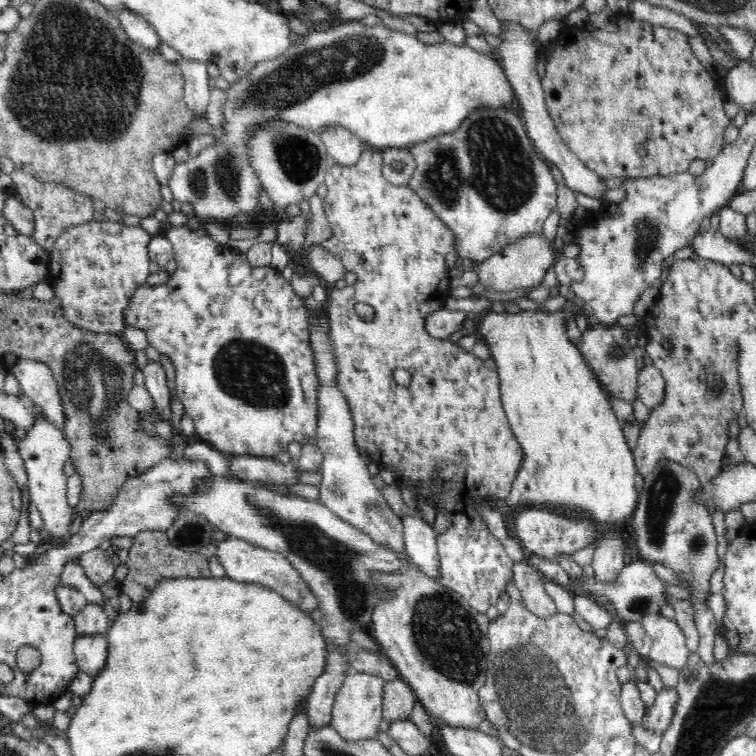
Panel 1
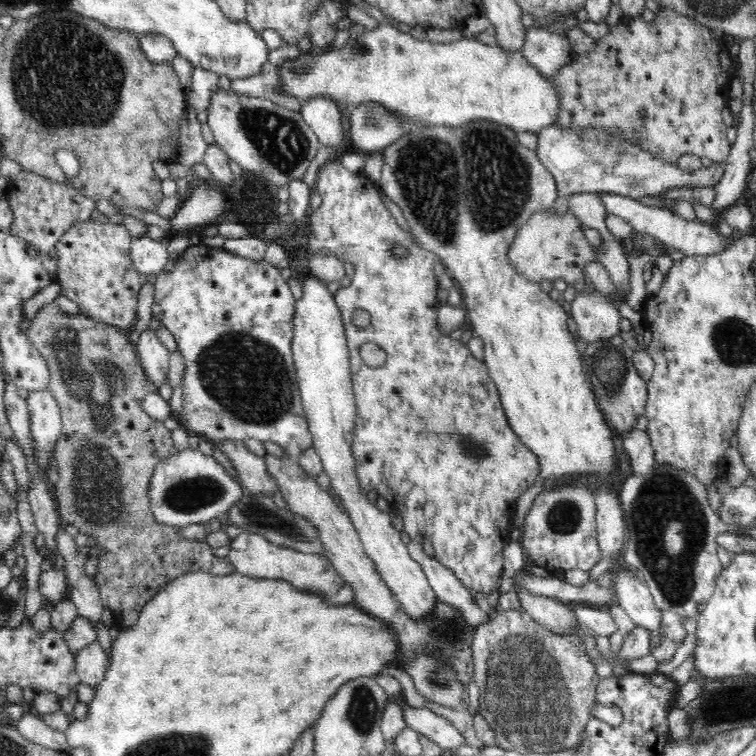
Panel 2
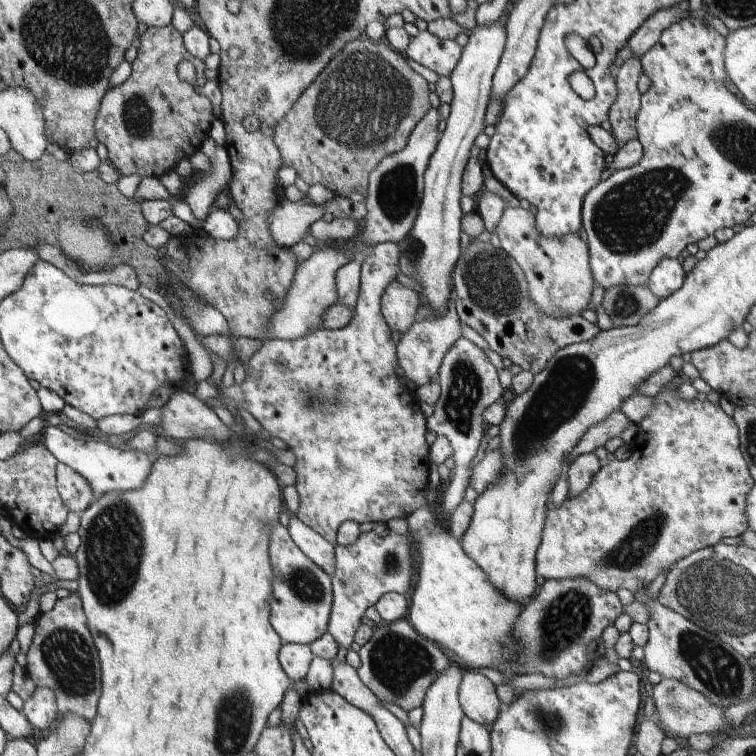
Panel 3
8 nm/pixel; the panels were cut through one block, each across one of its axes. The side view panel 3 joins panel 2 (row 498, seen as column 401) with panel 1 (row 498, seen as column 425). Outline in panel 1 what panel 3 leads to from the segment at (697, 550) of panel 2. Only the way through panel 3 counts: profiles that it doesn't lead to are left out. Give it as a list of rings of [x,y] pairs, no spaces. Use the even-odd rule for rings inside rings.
[[[674,456],[662,458],[656,464],[654,472],[644,478],[644,492],[640,494],[640,504],[630,524],[634,530],[632,544],[634,548],[640,550],[640,560],[644,562],[648,560],[672,568],[682,580],[688,580],[692,584],[694,594],[698,598],[696,602],[692,602],[696,608],[694,620],[700,634],[700,646],[696,654],[708,666],[712,666],[718,662],[714,656],[714,648],[716,648],[716,638],[720,636],[712,610],[704,606],[704,596],[708,590],[708,580],[718,570],[720,562],[716,554],[718,538],[714,530],[714,520],[712,516],[708,516],[708,512],[702,506],[694,504],[694,494],[698,488],[702,488],[702,482],[694,470],[688,470],[686,466],[678,464]]]

